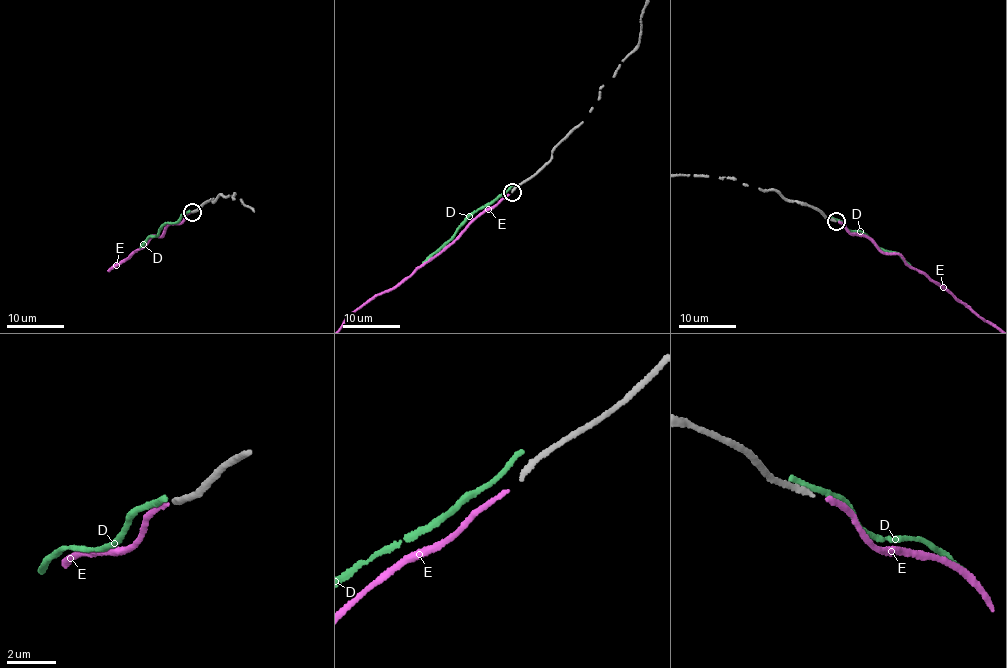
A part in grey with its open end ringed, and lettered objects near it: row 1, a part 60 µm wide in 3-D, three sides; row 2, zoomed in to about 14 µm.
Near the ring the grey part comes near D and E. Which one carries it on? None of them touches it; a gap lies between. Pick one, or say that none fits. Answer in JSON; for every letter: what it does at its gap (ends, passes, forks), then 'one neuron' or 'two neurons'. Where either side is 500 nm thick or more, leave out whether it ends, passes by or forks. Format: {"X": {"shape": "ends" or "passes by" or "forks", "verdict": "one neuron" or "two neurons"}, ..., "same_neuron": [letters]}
{"D": {"shape": "ends", "verdict": "two neurons"}, "E": {"shape": "ends", "verdict": "one neuron"}, "same_neuron": ["E"]}

